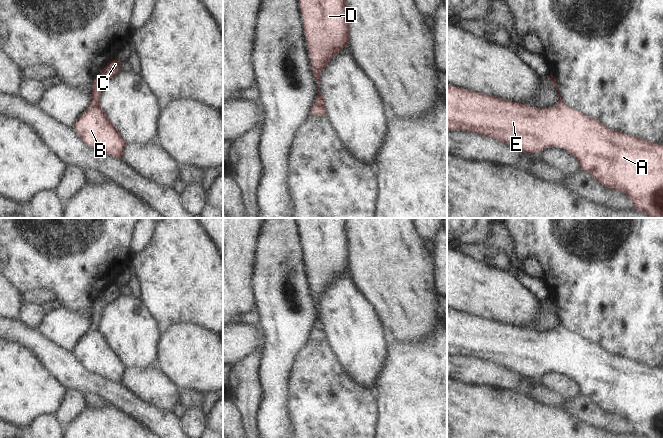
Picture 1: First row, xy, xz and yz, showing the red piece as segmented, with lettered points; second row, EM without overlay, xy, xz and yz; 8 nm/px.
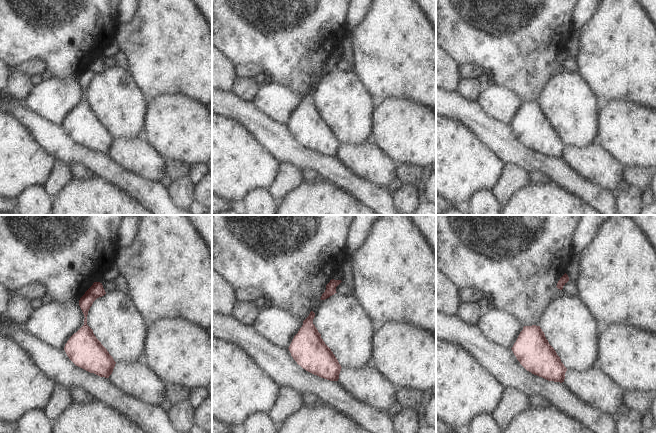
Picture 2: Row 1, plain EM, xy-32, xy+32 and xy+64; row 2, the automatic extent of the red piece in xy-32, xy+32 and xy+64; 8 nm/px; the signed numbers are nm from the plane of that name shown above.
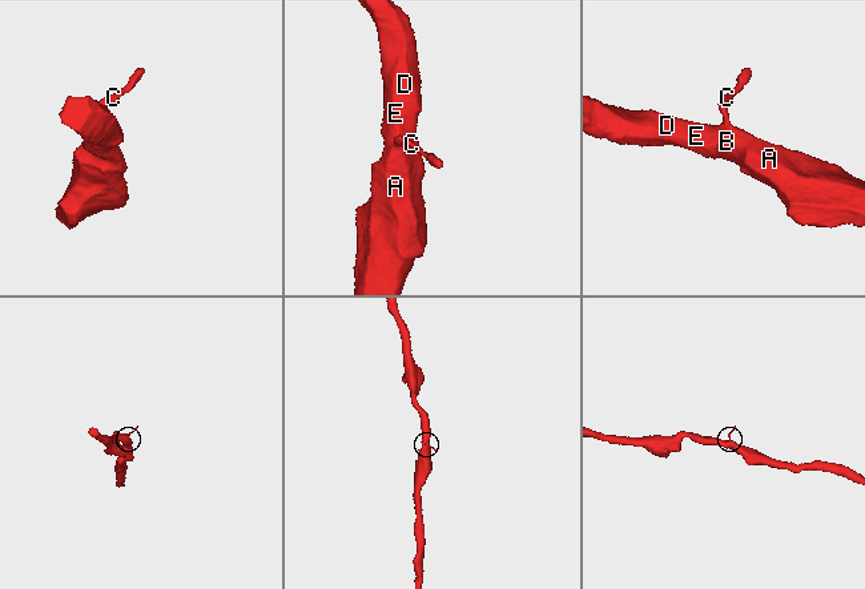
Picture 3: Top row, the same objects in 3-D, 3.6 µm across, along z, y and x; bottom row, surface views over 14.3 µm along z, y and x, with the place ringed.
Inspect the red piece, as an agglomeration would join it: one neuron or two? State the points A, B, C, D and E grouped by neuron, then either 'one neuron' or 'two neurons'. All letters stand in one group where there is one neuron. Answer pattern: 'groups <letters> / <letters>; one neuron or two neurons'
groups A B C D E; one neuron

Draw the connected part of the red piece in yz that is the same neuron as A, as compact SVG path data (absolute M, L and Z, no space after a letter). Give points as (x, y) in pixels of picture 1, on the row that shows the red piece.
M449 86L447 87L447 131L456 130L475 132L494 138L502 144L531 154L543 152L550 147L563 148L574 155L581 169L591 174L600 184L626 194L635 210L646 214L649 218L663 218L663 146L609 129L598 120L567 106L560 93L556 107L537 109L518 102Z

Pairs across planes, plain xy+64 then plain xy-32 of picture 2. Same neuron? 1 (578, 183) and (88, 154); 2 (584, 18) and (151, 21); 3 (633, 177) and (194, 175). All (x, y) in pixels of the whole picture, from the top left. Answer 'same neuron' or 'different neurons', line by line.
1: same neuron
2: different neurons
3: different neurons

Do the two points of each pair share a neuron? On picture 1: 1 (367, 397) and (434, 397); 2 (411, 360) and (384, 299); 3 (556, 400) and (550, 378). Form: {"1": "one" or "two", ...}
{"1": "two", "2": "two", "3": "two"}

